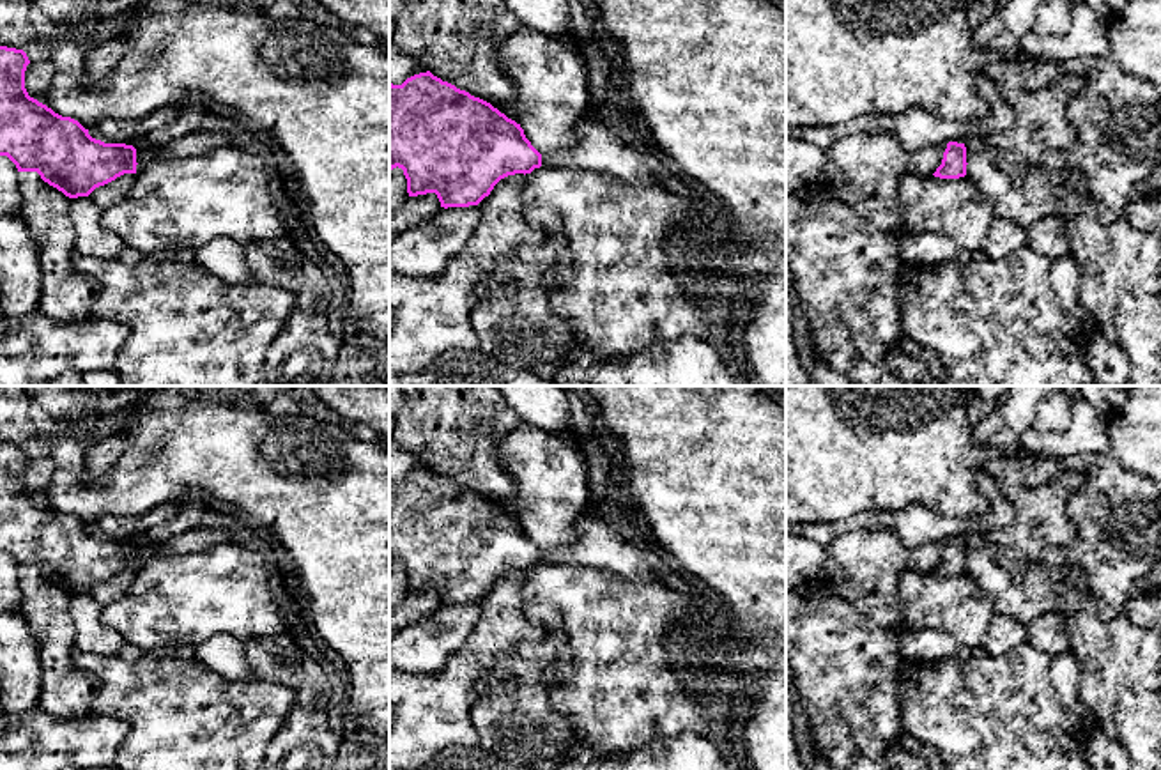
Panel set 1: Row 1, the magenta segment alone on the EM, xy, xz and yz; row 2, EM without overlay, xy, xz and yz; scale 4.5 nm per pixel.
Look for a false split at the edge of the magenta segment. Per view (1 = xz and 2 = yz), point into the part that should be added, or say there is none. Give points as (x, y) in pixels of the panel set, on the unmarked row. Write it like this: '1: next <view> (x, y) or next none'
1: next none
2: next none

